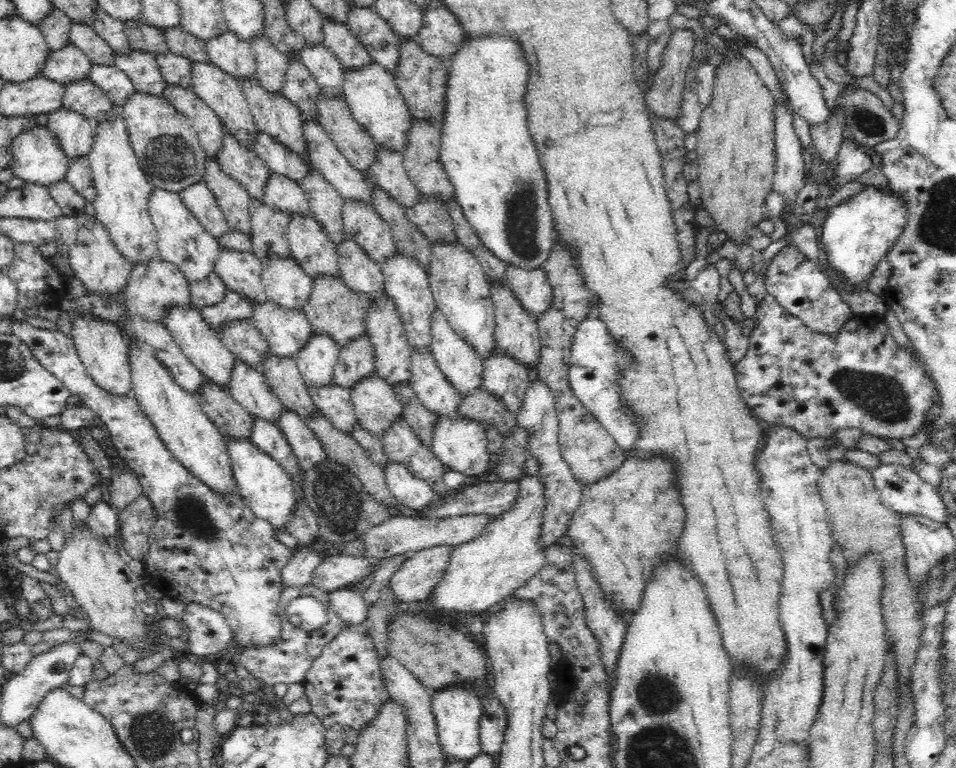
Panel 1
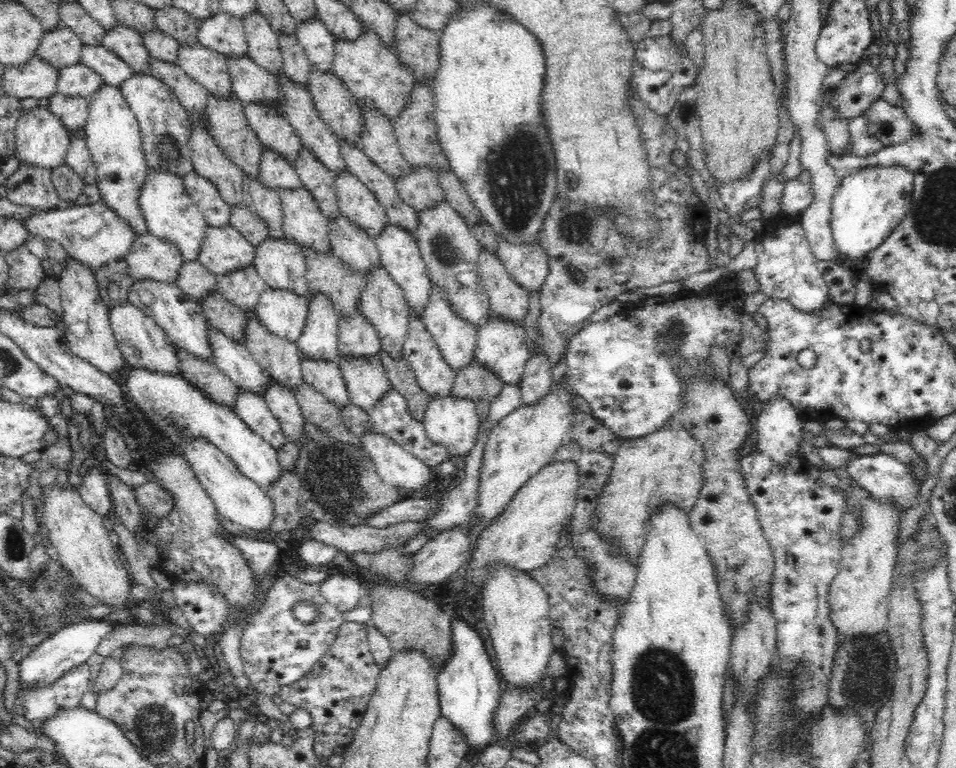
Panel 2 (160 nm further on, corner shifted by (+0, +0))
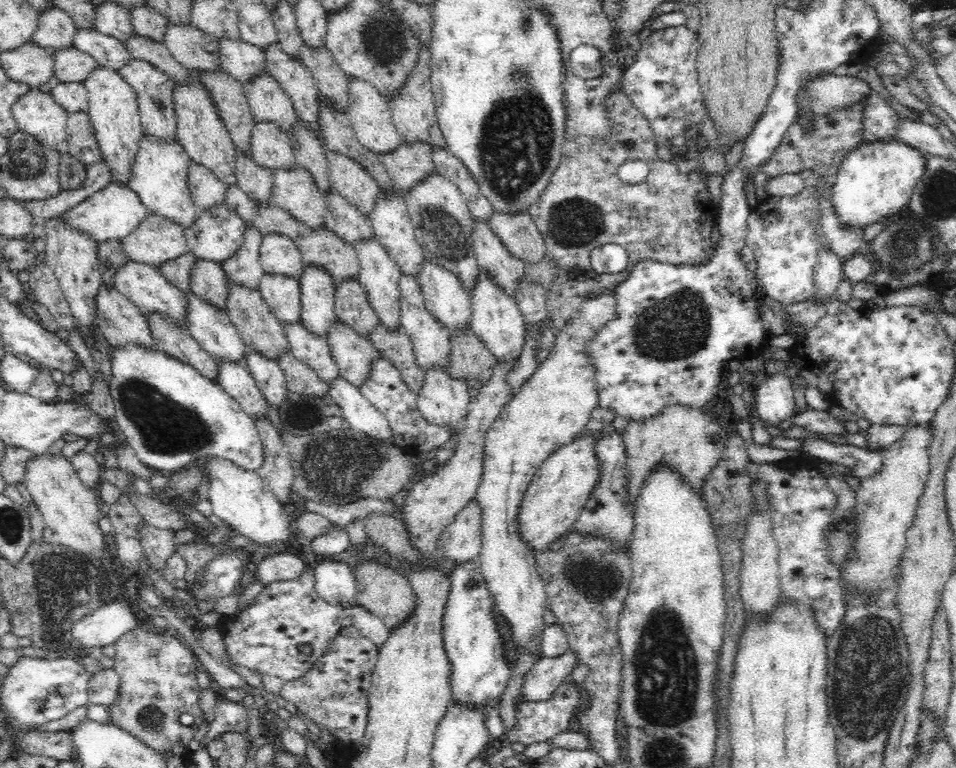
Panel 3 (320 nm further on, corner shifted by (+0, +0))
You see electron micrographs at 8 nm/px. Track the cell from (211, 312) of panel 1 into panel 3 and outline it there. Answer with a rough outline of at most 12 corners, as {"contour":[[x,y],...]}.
{"contour":[[254,225],[222,263],[226,278],[256,289],[265,275]]}

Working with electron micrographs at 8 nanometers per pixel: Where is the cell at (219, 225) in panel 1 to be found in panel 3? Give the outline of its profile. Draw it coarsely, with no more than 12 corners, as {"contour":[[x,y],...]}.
{"contour":[[192,162],[188,187],[200,211],[225,202],[227,187]]}

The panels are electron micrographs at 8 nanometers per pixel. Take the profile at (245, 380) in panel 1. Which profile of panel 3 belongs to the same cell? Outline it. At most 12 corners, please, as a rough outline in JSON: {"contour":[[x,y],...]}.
{"contour":[[191,290],[187,332],[214,360],[245,366],[246,344],[226,312]]}

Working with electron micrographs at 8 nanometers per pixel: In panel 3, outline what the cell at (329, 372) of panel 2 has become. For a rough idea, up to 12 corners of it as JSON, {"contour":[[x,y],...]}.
{"contour":[[281,324],[291,353],[329,386],[340,374],[327,339]]}

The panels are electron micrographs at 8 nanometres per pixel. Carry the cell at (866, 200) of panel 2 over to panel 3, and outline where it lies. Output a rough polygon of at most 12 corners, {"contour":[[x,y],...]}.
{"contour":[[894,139],[855,146],[833,178],[838,219],[896,216],[926,171]]}

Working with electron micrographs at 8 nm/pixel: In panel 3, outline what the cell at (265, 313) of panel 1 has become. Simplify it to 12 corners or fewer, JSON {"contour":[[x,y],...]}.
{"contour":[[265,273],[257,288],[281,324],[301,320],[298,279]]}

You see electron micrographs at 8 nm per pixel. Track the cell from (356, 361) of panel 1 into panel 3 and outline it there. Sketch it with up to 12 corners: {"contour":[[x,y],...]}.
{"contour":[[358,279],[337,286],[338,322],[366,337],[380,323]]}

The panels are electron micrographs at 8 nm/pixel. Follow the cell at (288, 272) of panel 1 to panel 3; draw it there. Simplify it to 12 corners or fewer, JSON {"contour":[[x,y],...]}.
{"contour":[[264,235],[265,273],[299,280],[305,262],[289,236]]}

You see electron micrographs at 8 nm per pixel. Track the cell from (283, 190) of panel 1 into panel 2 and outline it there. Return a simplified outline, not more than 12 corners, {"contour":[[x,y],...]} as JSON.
{"contour":[[263,147],[258,180],[271,190],[302,186],[295,166]]}

